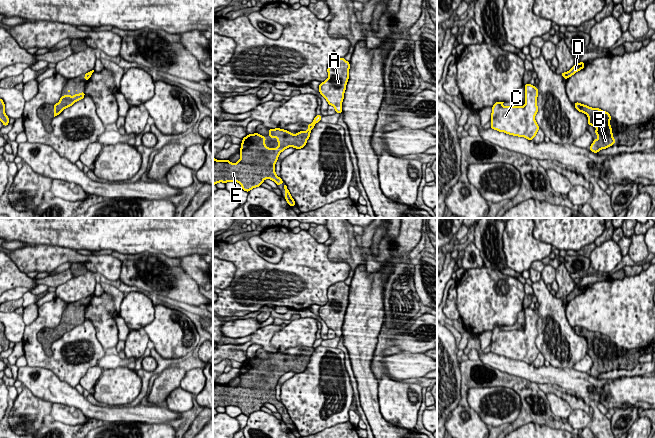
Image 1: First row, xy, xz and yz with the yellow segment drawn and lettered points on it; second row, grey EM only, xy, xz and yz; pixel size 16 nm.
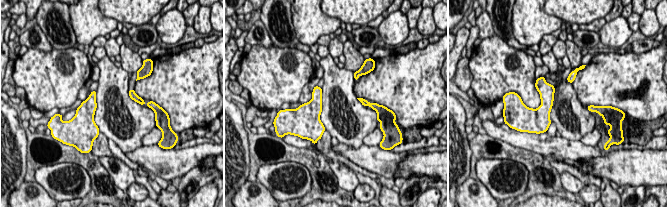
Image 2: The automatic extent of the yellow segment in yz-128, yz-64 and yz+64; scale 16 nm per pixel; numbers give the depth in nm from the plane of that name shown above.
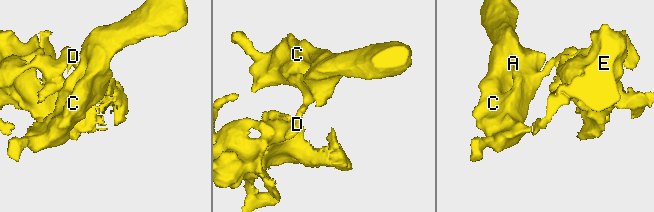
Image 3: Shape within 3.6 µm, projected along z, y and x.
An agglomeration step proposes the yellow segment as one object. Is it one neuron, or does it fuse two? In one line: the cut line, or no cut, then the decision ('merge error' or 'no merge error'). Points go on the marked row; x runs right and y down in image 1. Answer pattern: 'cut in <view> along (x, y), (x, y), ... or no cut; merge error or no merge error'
cut in yz along (566, 72), (567, 77); merge error

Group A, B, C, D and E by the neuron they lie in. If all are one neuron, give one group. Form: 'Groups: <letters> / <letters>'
Groups: A C / B D E

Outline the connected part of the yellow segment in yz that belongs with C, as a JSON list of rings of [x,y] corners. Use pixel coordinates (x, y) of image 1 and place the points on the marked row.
[[[525,84],[524,106],[503,106],[504,102],[496,101],[492,107],[490,128],[509,135],[534,139],[539,128],[535,116],[538,112],[538,89]]]

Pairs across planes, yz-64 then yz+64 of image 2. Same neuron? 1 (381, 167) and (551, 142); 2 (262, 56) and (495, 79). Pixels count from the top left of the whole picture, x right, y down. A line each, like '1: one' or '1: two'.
1: one
2: one

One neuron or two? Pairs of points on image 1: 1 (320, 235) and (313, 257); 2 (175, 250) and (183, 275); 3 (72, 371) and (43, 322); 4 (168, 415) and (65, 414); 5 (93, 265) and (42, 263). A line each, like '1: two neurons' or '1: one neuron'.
1: two neurons
2: two neurons
3: one neuron
4: two neurons
5: one neuron

